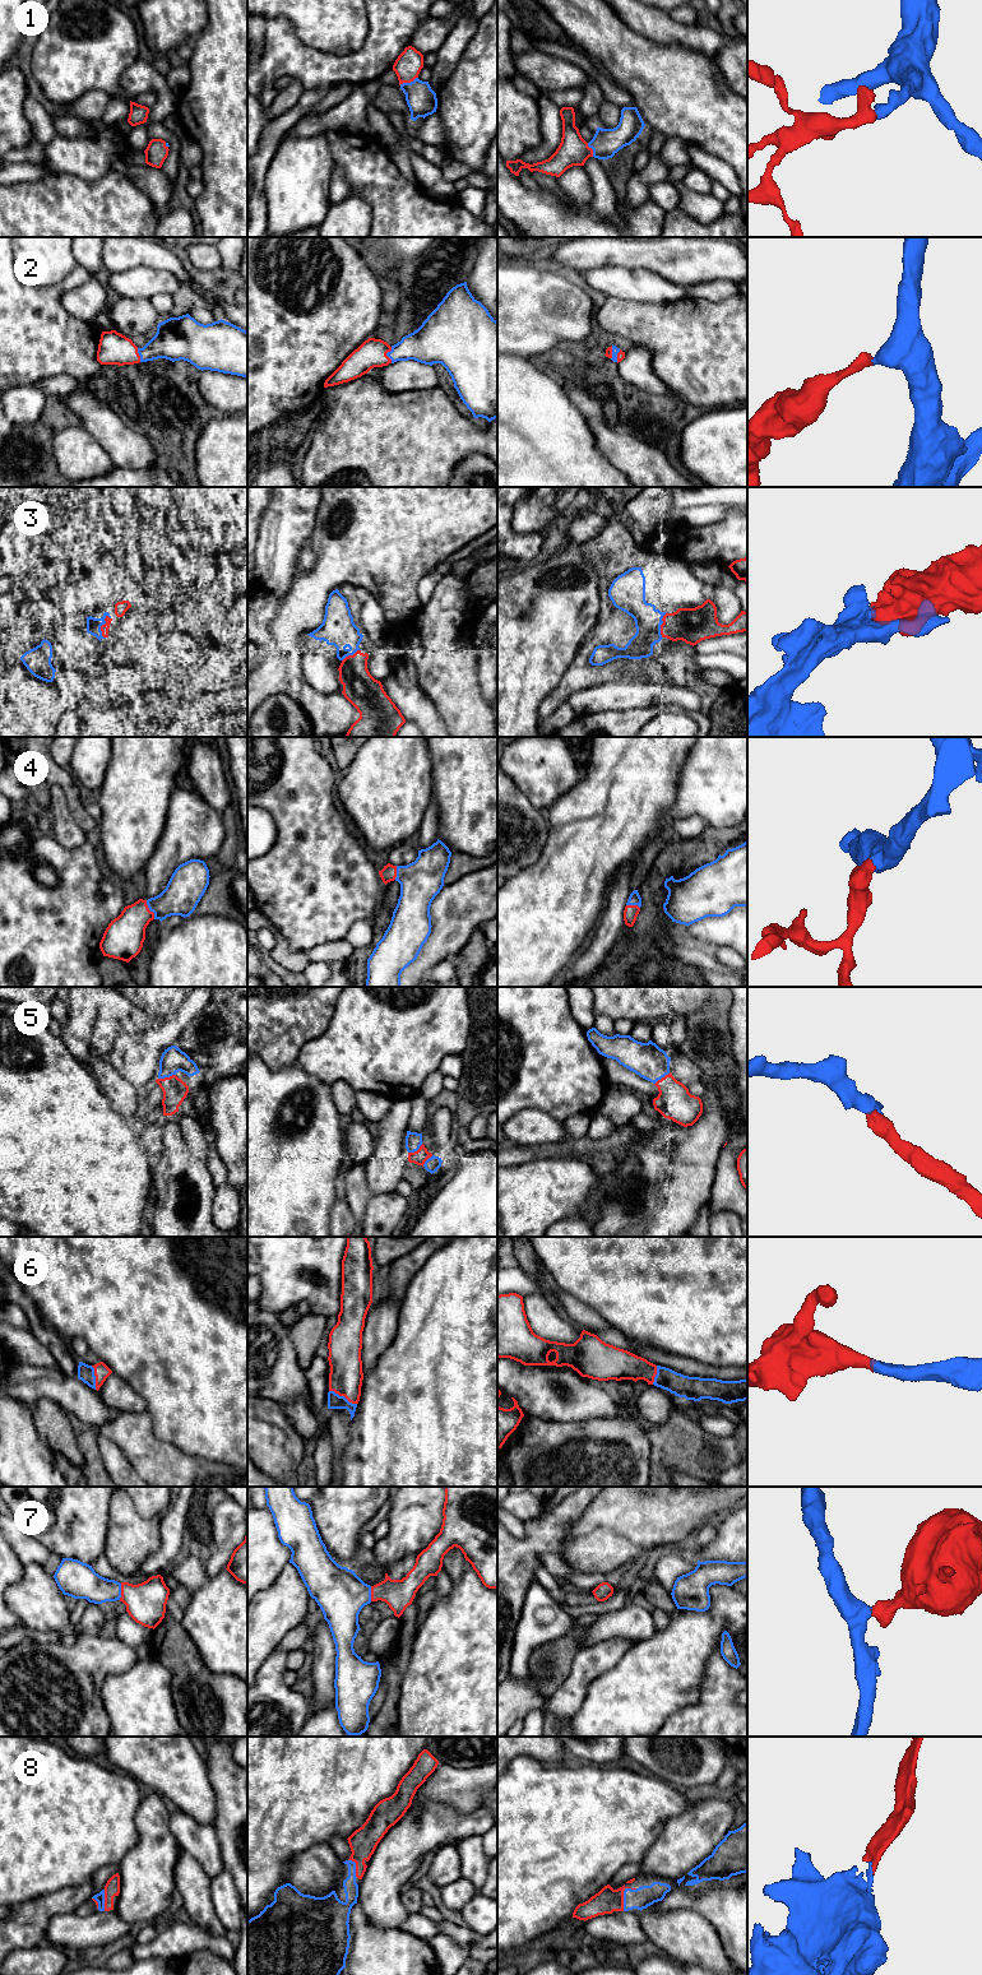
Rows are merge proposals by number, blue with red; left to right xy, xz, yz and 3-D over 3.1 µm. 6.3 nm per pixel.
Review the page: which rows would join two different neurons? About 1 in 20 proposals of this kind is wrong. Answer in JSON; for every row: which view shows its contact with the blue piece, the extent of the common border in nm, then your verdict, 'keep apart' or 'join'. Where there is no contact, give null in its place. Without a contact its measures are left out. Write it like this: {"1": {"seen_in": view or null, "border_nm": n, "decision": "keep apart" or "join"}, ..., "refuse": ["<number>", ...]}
{"1": {"seen_in": "xz", "border_nm": 130, "decision": "join"}, "2": {"seen_in": "xz", "border_nm": 100, "decision": "join"}, "3": {"seen_in": "xy", "border_nm": 150, "decision": "join"}, "4": {"seen_in": "xy", "border_nm": 130, "decision": "join"}, "5": {"seen_in": "xy", "border_nm": 120, "decision": "join"}, "6": {"seen_in": "xz", "border_nm": 200, "decision": "join"}, "7": {"seen_in": "xy", "border_nm": 110, "decision": "join"}, "8": {"seen_in": "yz", "border_nm": 170, "decision": "join"}, "refuse": []}

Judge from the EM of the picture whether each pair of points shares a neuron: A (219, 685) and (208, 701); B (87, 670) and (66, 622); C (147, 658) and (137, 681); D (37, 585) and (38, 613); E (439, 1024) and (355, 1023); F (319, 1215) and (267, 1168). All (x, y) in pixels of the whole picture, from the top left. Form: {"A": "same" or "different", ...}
{"A": "different", "B": "same", "C": "different", "D": "different", "E": "same", "F": "same"}

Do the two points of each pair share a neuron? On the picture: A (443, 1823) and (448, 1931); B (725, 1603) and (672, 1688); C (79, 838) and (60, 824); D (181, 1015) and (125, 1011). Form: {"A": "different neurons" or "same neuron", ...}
{"A": "different neurons", "B": "same neuron", "C": "same neuron", "D": "different neurons"}

